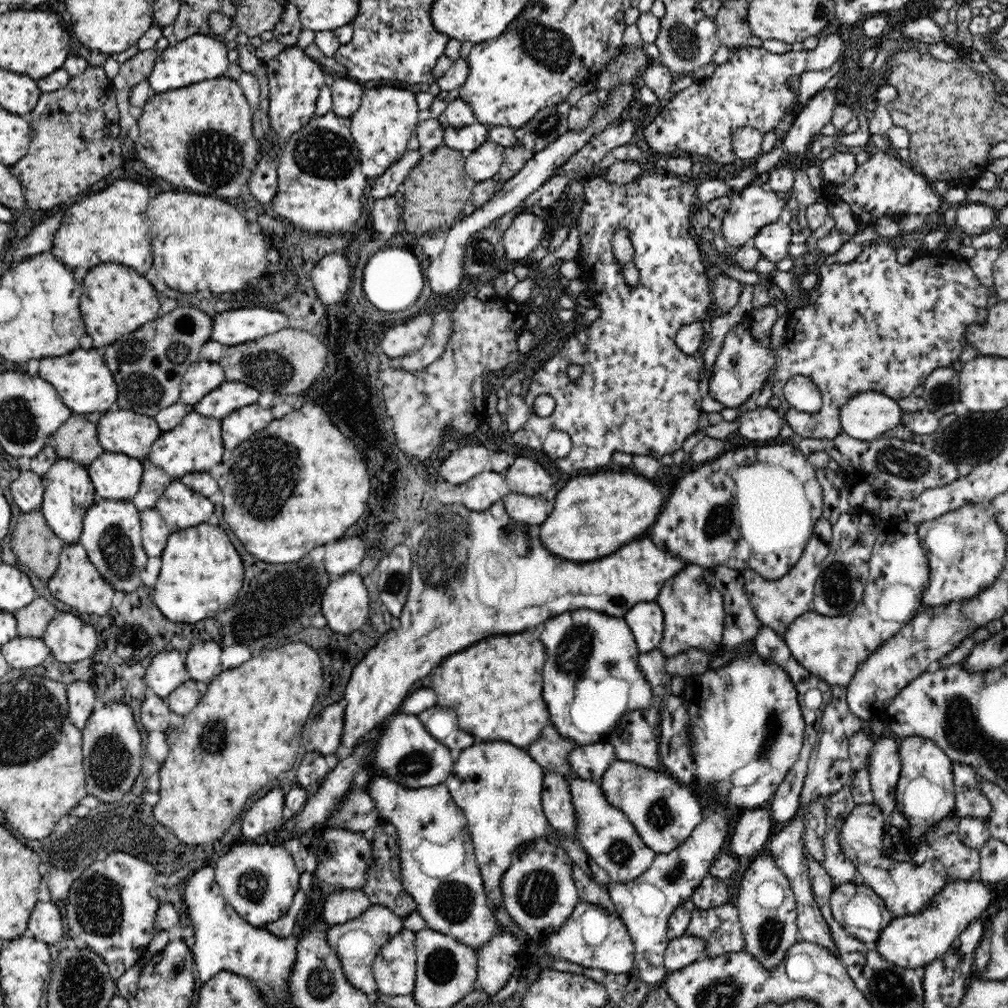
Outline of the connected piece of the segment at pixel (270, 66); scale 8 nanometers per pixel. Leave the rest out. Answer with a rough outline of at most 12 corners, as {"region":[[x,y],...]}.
{"region":[[297,44],[265,65],[285,144],[316,116],[327,71]]}

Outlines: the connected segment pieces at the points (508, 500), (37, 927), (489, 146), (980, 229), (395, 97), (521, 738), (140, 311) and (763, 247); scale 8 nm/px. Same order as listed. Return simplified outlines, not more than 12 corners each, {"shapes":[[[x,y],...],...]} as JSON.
{"shapes":[[[510,492],[504,513],[523,525],[540,526],[550,515],[544,495]],[[38,901],[26,935],[53,948],[64,938],[52,901]],[[487,139],[466,154],[476,182],[499,172],[503,147]],[[966,202],[957,207],[957,224],[969,235],[998,224],[998,209]],[[365,89],[350,118],[361,171],[374,179],[406,153],[414,91]],[[492,636],[431,672],[479,741],[527,748],[550,714],[544,644]],[[92,268],[79,305],[94,346],[154,320],[160,300],[138,272]],[[787,219],[763,226],[753,239],[764,258],[787,257],[793,234]]]}

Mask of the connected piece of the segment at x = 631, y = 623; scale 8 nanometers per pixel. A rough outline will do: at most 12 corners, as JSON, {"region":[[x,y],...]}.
{"region":[[638,603],[623,617],[638,650],[658,649],[662,609]]}

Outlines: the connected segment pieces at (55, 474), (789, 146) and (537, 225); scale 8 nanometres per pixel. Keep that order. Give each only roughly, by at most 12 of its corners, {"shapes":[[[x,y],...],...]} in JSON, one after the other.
{"shapes":[[[57,460],[42,475],[46,523],[78,543],[94,504],[89,471]],[[820,90],[798,114],[783,142],[786,156],[806,152],[837,106]],[[538,213],[514,216],[504,232],[506,256],[522,260],[545,238]]]}

